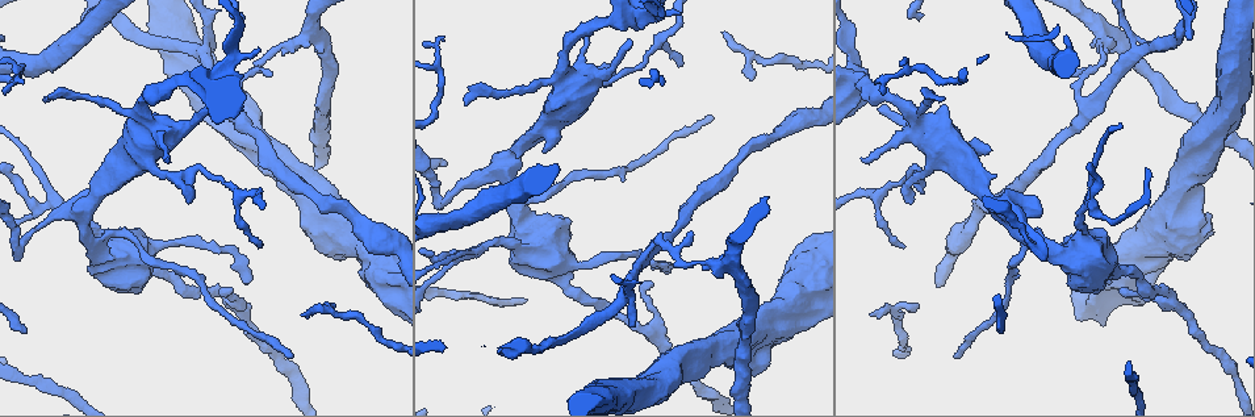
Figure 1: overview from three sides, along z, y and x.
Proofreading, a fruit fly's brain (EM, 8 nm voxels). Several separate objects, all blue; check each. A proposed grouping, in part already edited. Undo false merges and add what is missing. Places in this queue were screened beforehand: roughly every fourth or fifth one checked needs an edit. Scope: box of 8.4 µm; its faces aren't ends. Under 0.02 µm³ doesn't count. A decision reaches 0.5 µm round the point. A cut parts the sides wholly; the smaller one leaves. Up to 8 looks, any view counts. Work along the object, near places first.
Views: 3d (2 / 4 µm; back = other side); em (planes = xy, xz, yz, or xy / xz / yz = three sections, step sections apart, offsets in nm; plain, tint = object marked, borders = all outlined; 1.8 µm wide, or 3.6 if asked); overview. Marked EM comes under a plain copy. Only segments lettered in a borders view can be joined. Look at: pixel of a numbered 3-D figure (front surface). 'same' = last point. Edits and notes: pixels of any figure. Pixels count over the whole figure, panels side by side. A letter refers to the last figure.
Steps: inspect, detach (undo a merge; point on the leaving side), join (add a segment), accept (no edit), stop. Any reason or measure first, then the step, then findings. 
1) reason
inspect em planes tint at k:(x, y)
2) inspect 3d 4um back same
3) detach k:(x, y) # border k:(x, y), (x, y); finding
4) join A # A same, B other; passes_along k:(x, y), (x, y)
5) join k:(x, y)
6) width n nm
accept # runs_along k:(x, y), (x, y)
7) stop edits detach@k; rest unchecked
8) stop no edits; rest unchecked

branch stops here
inspect em planes borders at 1:(499, 354)

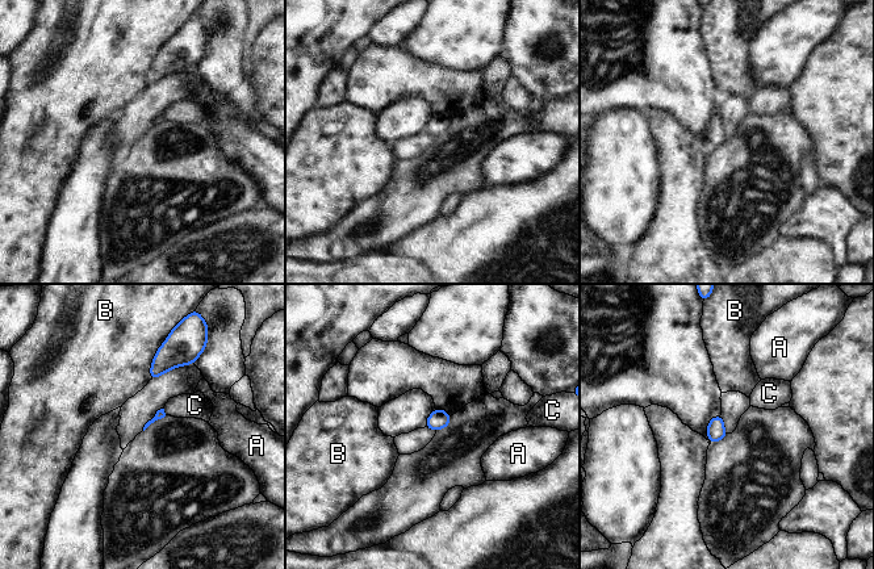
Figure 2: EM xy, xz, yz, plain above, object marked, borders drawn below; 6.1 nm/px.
longest_contact B 240 nm
accept # A other, B other, C other; no lettered segment goes on from it

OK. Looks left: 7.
three arms meet
inspect 3d 4um at 1:(1086, 204)

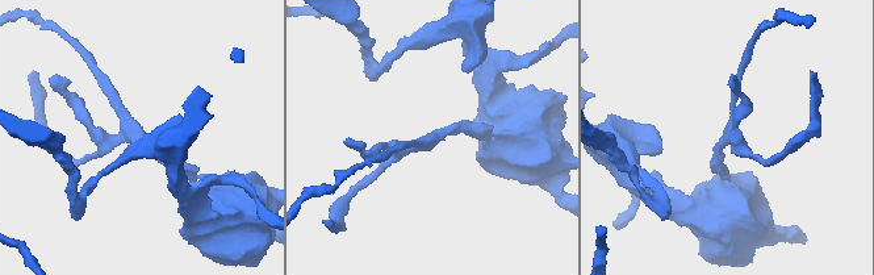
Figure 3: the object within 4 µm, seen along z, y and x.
inspect em xz step 4 tint at 3:(427, 139)

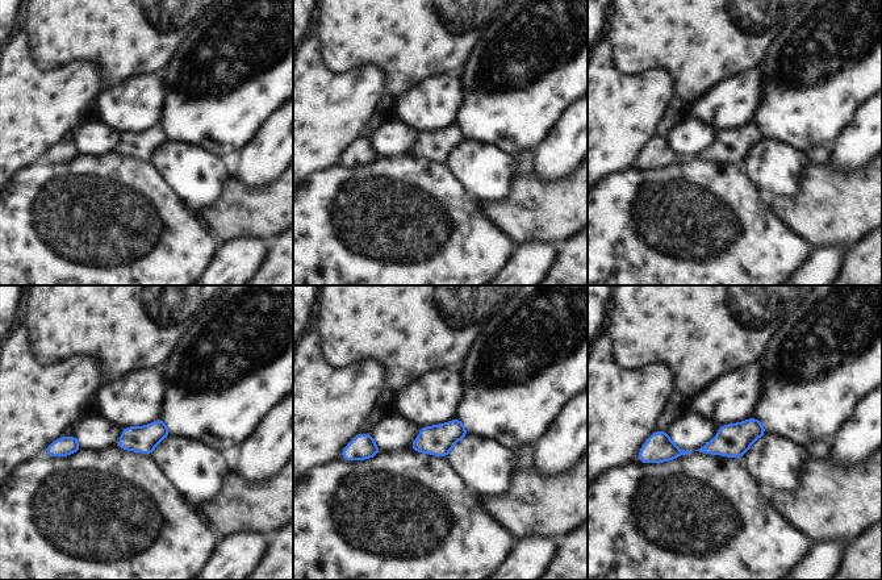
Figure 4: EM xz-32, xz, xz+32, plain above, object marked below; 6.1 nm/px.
inspect em planes borders same

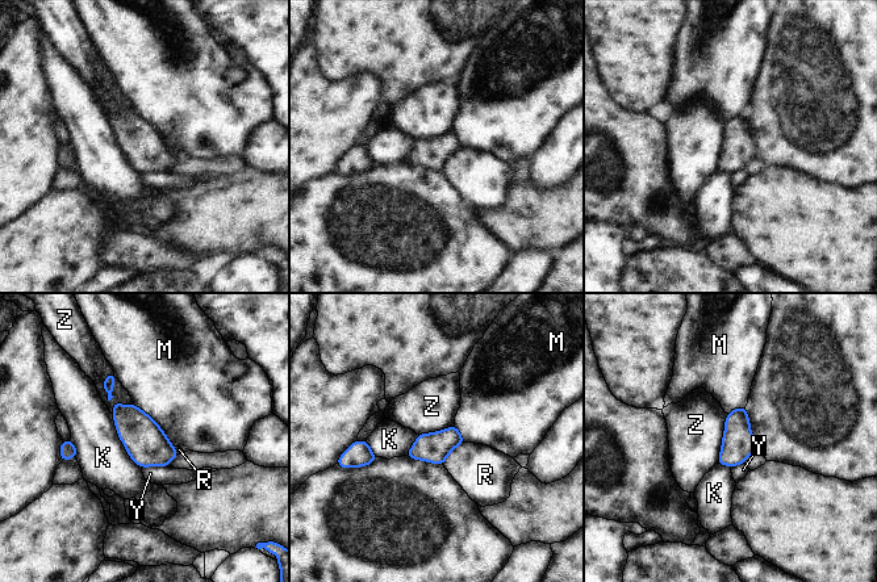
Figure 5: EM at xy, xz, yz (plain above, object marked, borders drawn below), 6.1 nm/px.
accept # K other, M other, R other, Y other, Z other; border 5:(113, 372), (104, 379), (108, 401); all the same neuron

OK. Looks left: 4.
sudden change in width
inspect em planes borders at 1:(861, 79)

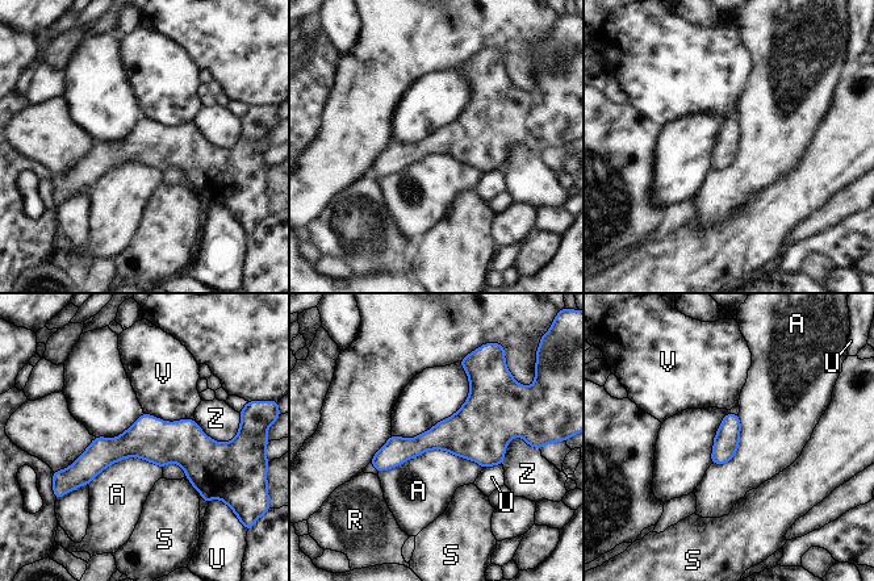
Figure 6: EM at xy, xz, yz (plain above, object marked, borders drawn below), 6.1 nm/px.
accept # A other, R other, S other, U other, V other, Z other; runs_along 6:(221, 447), (122, 446), (70, 471); continuous, no second neuron

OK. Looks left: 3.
stop no edits; rest unchecked

